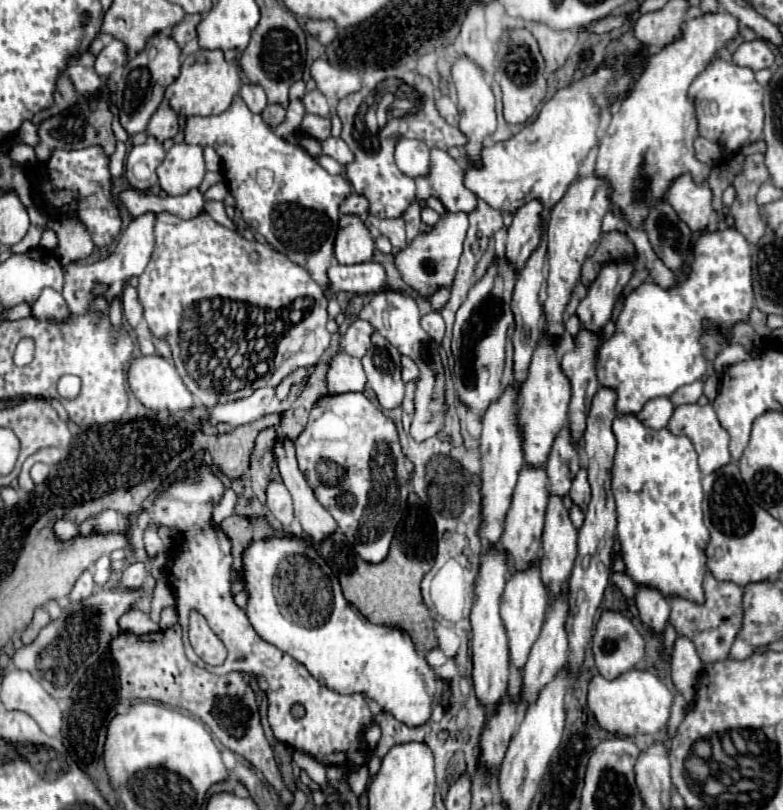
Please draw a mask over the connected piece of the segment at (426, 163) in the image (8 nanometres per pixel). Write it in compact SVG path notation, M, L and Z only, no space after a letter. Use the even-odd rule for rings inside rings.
M400 138L394 156L400 172L410 178L420 178L430 172L430 150L422 140Z

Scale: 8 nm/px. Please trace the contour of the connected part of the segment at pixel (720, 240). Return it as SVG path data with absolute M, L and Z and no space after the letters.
M704 232L694 246L694 260L690 264L686 280L674 286L674 290L662 290L652 282L644 282L642 286L638 286L624 302L624 308L616 320L614 336L608 338L598 352L598 384L616 392L616 416L638 414L648 400L670 396L676 388L700 380L708 370L708 362L700 346L702 320L714 320L720 332L726 334L736 322L748 320L752 306L754 294L750 270L750 244L738 232Z

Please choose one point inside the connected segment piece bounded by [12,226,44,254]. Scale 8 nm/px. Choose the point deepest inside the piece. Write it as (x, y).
(32, 237)

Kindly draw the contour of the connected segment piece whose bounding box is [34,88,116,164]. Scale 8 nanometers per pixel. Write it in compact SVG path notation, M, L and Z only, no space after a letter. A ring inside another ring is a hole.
M102 88L100 96L92 96L92 98L78 98L78 104L66 108L62 114L56 114L52 118L46 118L40 122L38 126L38 136L40 142L34 146L36 158L38 162L46 162L46 158L50 156L50 150L54 148L64 148L64 150L78 150L78 148L86 148L86 146L102 146L104 152L110 156L116 148L116 138L114 132L110 128L112 124L112 112L110 112L110 90Z

